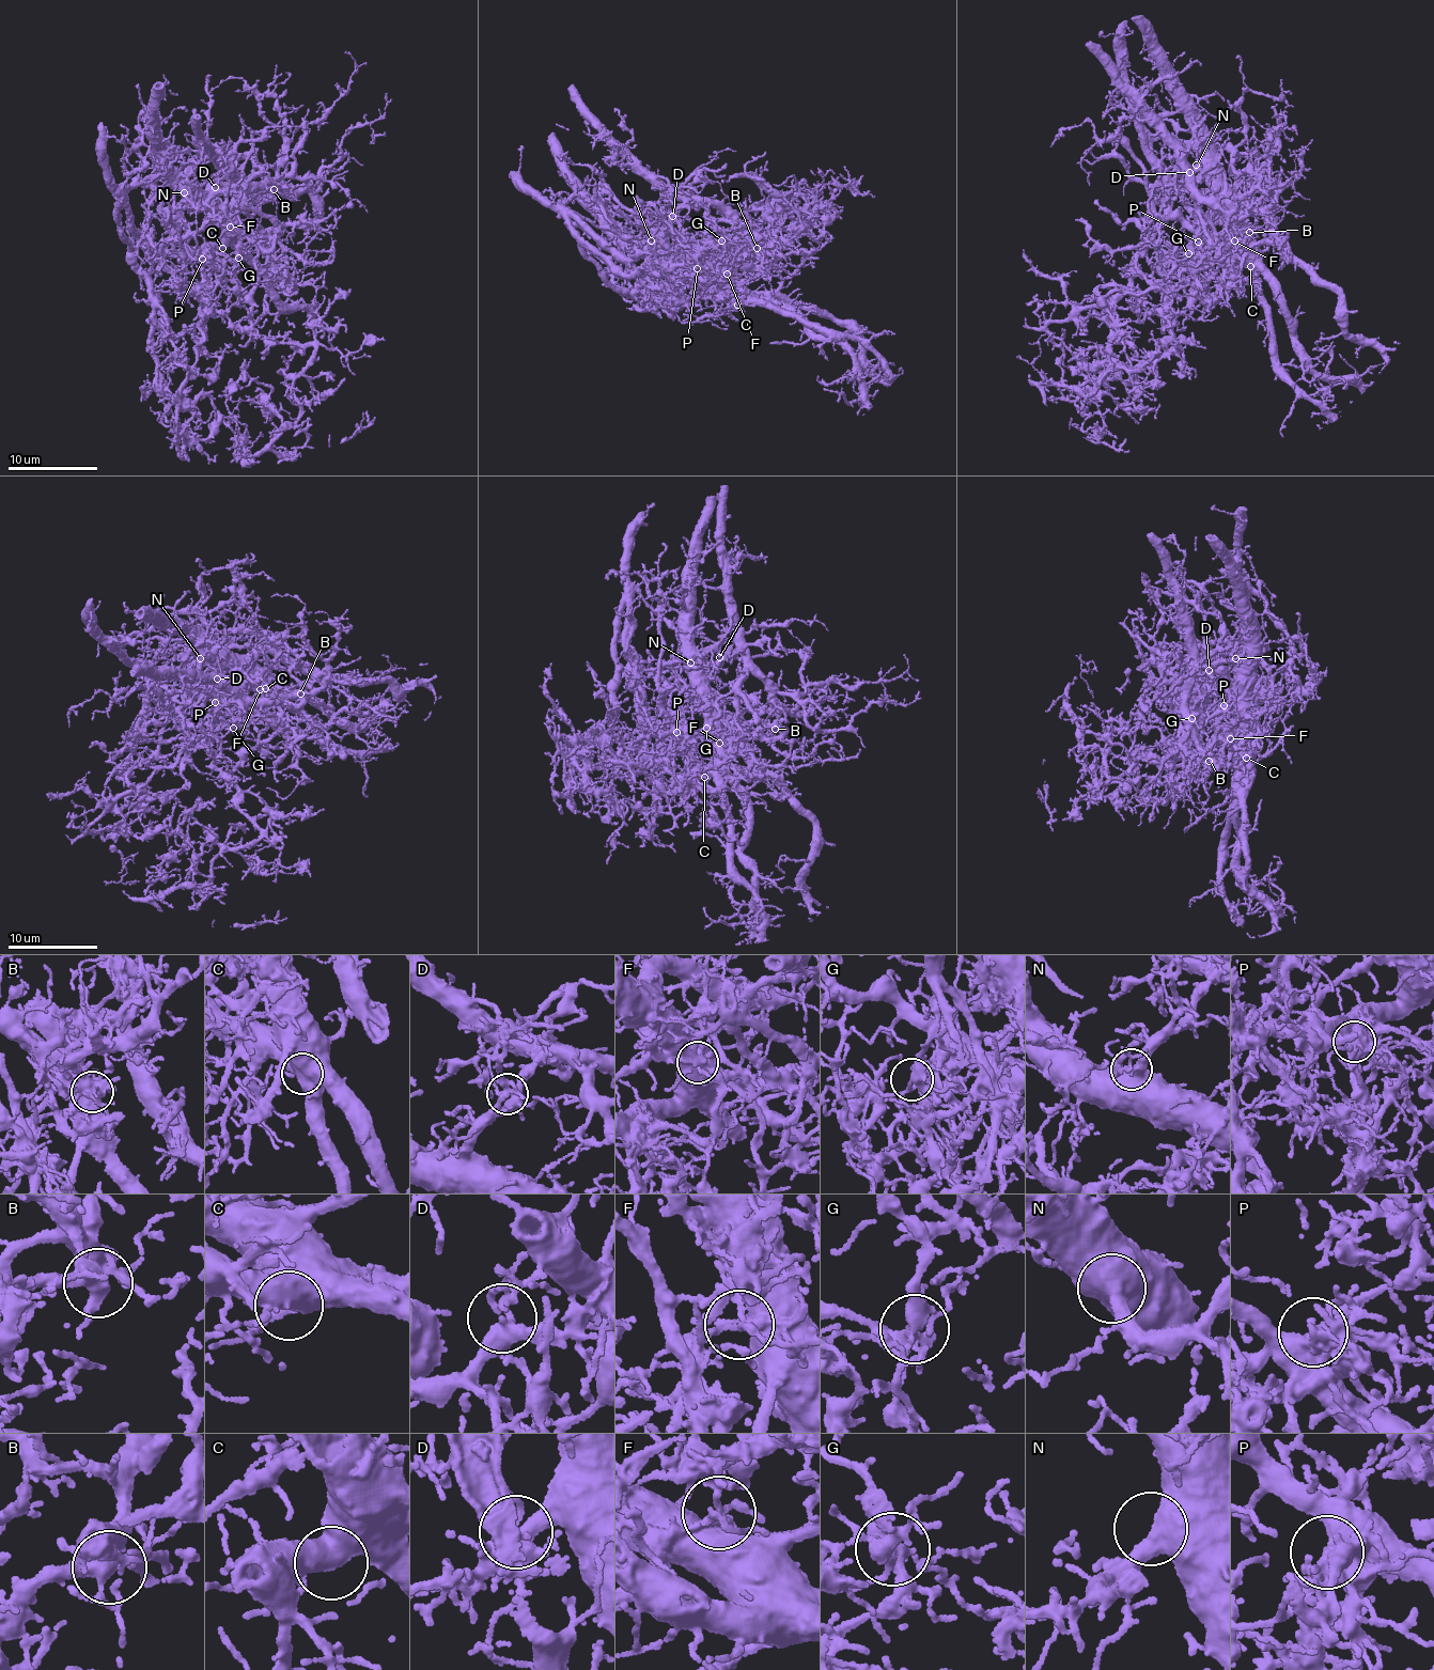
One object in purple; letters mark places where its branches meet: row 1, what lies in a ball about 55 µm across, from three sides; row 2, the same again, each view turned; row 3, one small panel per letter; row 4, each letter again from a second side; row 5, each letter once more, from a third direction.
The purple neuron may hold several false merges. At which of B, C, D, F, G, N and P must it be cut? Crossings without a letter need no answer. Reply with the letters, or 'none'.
F, G, P

